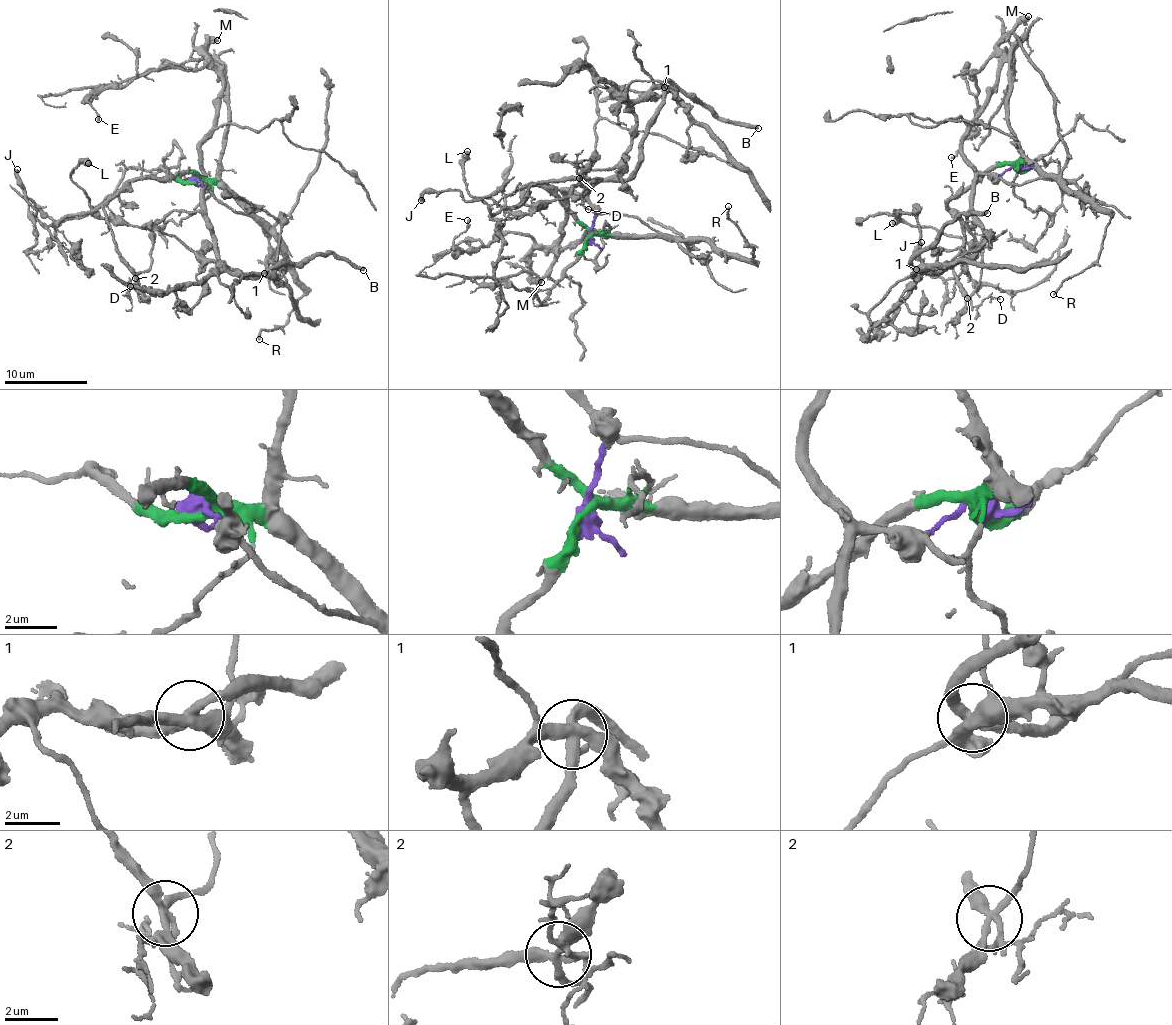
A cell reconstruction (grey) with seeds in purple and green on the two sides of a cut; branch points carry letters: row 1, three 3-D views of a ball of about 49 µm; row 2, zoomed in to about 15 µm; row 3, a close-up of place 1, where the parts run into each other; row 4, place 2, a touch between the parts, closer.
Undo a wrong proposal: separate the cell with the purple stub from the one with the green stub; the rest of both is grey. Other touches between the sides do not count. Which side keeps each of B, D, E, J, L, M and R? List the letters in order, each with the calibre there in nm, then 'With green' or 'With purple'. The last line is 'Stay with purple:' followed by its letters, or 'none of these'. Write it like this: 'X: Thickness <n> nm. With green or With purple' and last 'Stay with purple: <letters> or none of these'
B: Thickness 360 nm. With purple
D: Thickness 80 nm. With green
E: Thickness 180 nm. With purple
J: Thickness 320 nm. With green
L: Thickness 550 nm. With purple
M: Thickness 440 nm. With purple
R: Thickness 170 nm. With green
Stay with purple: B, E, L, M

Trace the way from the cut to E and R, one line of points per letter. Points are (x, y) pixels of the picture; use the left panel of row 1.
E: (194, 181), (206, 181), (199, 150), (222, 87), (215, 70), (148, 70), (102, 87), (88, 100), (98, 119)
R: (194, 181), (234, 190), (256, 217), (267, 221), (283, 241), (303, 293), (283, 325), (262, 329), (259, 340)

